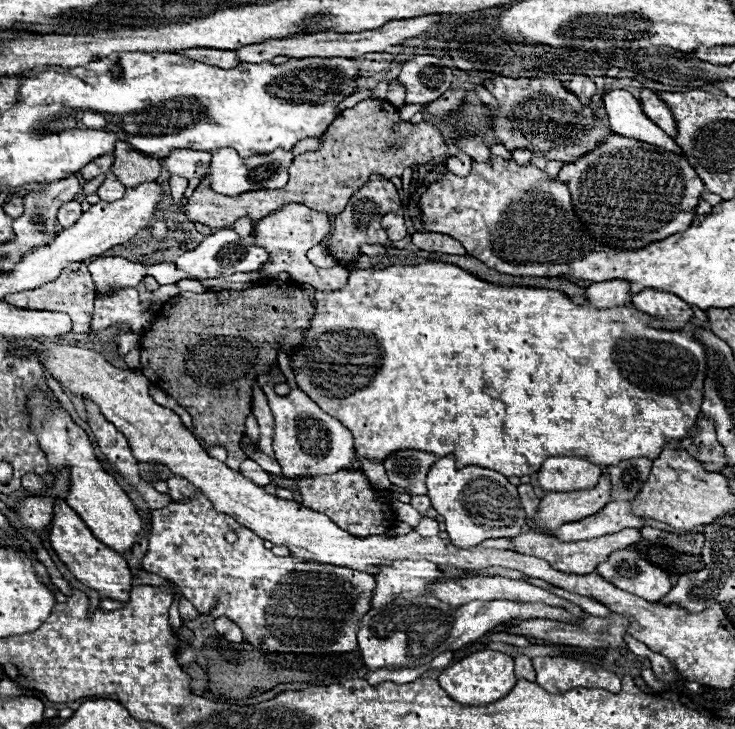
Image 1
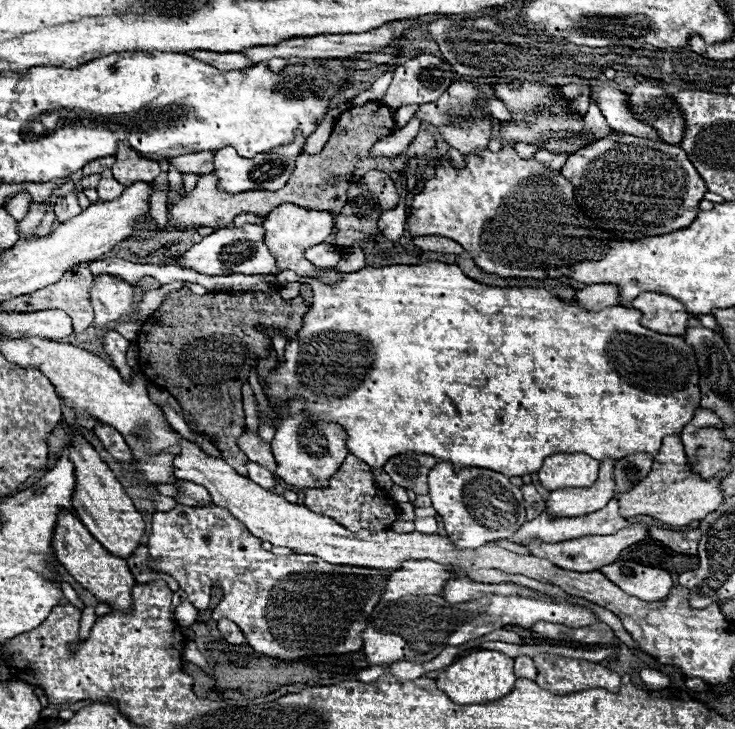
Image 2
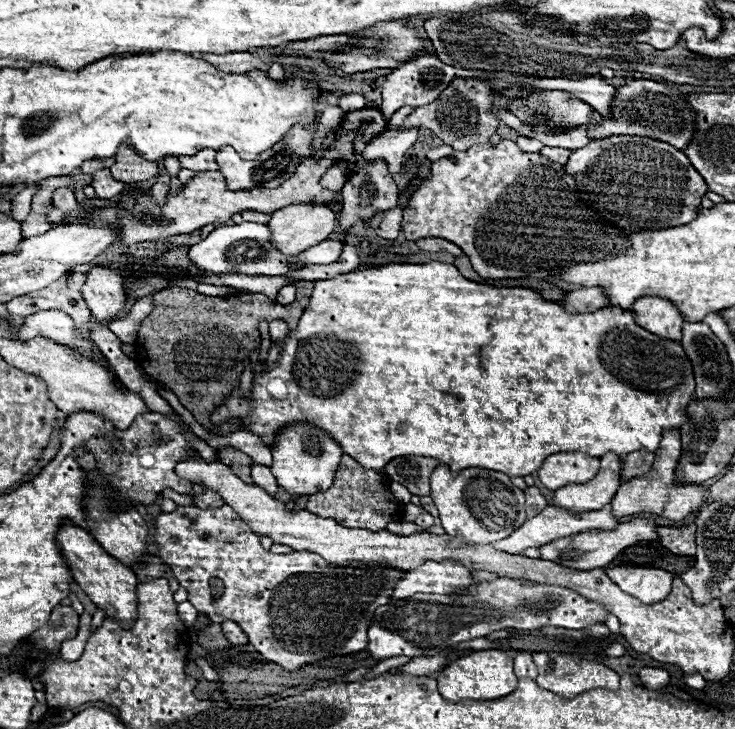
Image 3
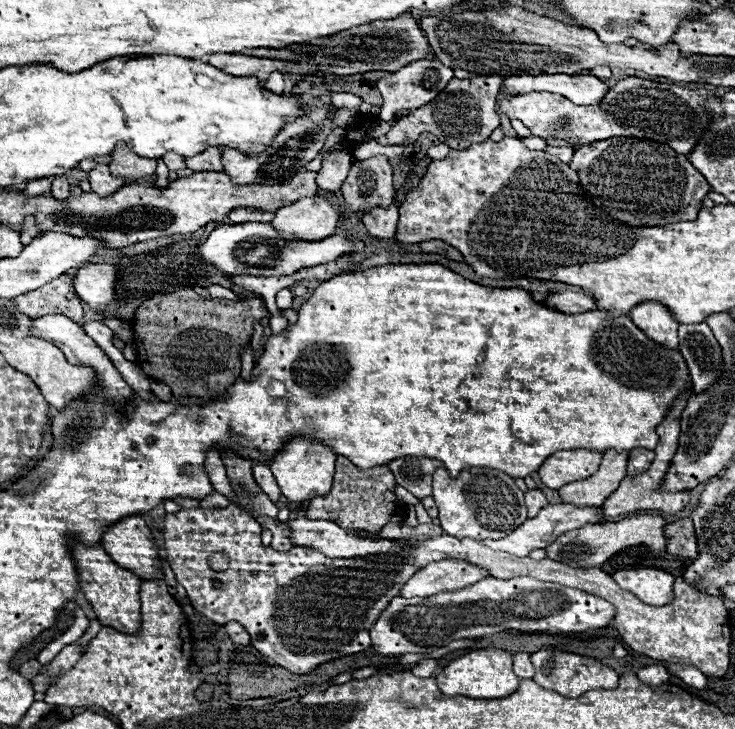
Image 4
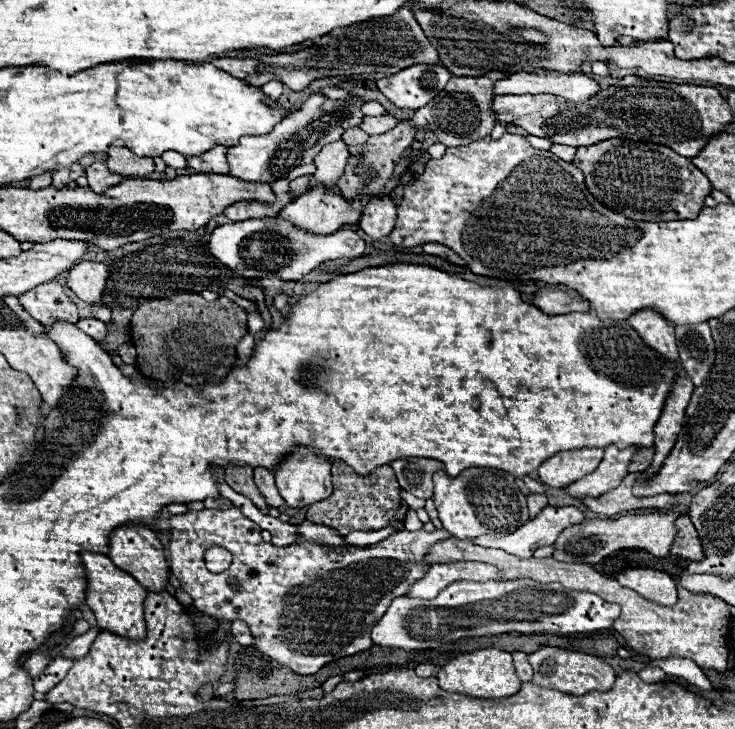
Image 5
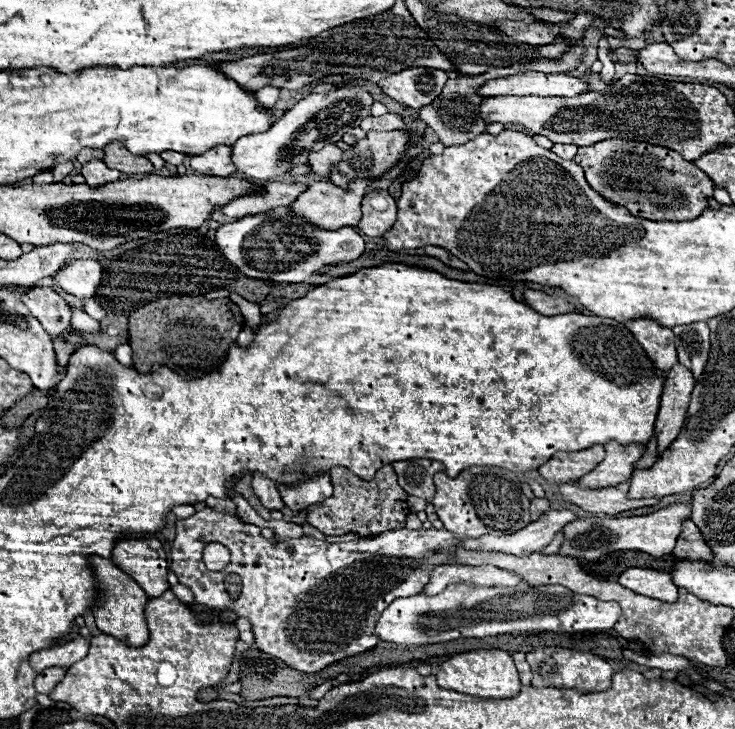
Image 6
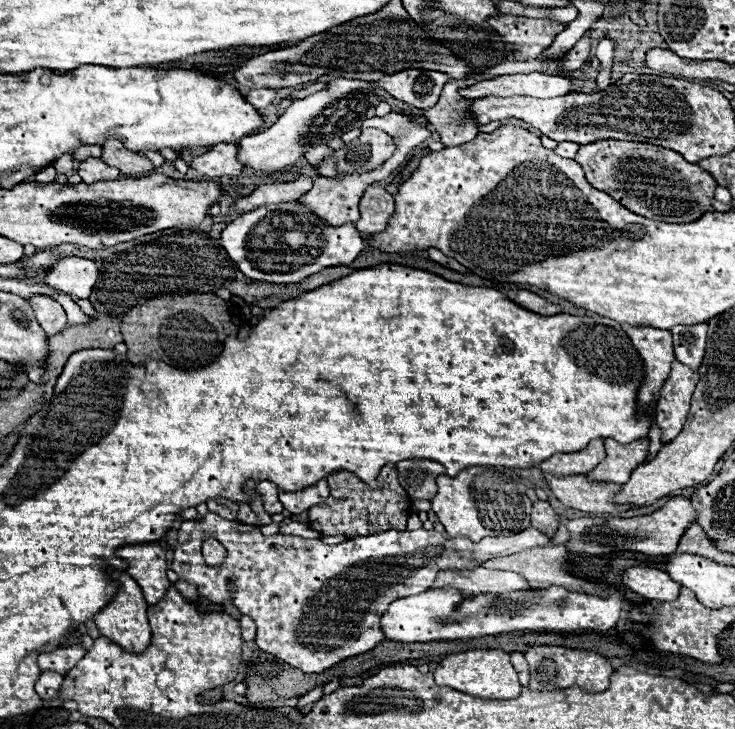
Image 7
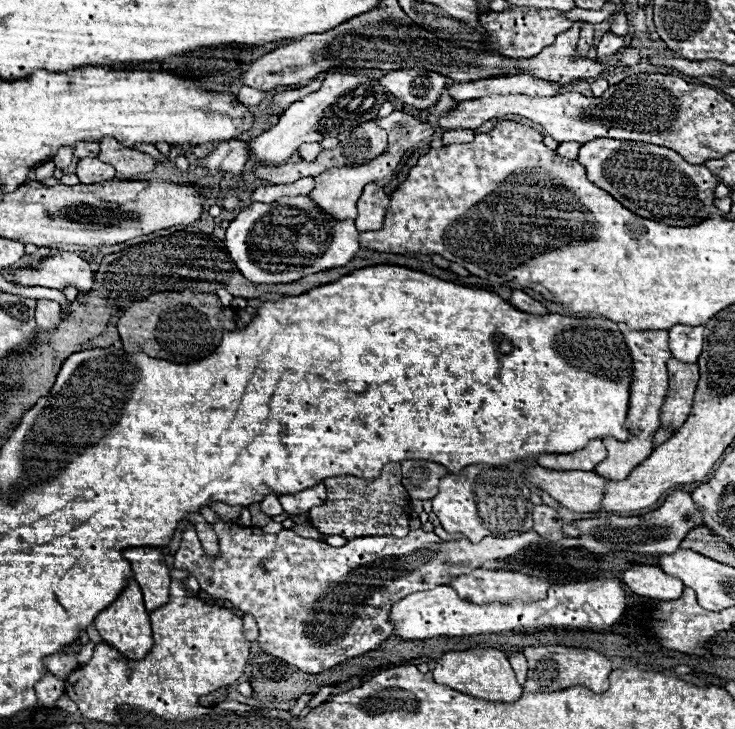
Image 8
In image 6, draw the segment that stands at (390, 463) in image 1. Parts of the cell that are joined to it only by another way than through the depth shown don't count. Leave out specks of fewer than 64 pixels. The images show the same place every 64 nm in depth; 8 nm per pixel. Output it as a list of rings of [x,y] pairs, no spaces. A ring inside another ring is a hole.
[[[412,458],[412,460],[394,462],[392,466],[394,466],[396,474],[398,474],[398,484],[410,496],[418,496],[418,498],[426,498],[426,500],[434,498],[436,490],[434,490],[432,478],[434,478],[436,472],[444,470],[444,466],[440,462]]]

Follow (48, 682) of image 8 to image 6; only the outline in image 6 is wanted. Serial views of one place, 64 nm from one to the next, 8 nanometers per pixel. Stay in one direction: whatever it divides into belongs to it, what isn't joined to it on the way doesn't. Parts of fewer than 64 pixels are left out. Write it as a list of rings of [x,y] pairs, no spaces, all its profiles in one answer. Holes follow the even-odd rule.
[[[46,668],[42,674],[38,674],[38,678],[34,682],[36,692],[50,694],[62,682],[64,676],[66,676],[66,670],[62,670],[62,668]]]

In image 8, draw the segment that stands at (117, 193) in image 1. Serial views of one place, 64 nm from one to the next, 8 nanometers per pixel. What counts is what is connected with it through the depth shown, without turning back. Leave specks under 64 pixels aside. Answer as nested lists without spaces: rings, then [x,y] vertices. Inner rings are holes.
[[[82,158],[76,166],[76,176],[82,184],[96,184],[116,178],[116,170],[112,166],[106,166],[104,162],[98,162],[98,158]]]

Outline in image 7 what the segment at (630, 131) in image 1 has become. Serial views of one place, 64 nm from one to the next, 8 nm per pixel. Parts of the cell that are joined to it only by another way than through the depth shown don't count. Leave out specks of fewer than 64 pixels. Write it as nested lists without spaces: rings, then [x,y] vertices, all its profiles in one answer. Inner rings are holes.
[[[540,72],[530,74],[506,74],[490,80],[476,82],[468,88],[458,90],[462,98],[484,98],[484,96],[534,96],[534,98],[550,98],[574,92],[572,78],[550,76]]]

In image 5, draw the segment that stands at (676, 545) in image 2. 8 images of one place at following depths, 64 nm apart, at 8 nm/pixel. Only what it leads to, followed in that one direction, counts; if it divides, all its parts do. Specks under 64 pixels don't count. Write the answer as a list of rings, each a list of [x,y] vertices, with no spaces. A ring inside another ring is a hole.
[[[680,516],[676,520],[676,528],[678,528],[678,534],[676,534],[676,540],[674,540],[672,548],[670,548],[670,554],[682,556],[682,558],[688,558],[688,560],[702,560],[704,550],[702,550],[698,532],[696,532],[694,524],[690,522],[690,518]]]

